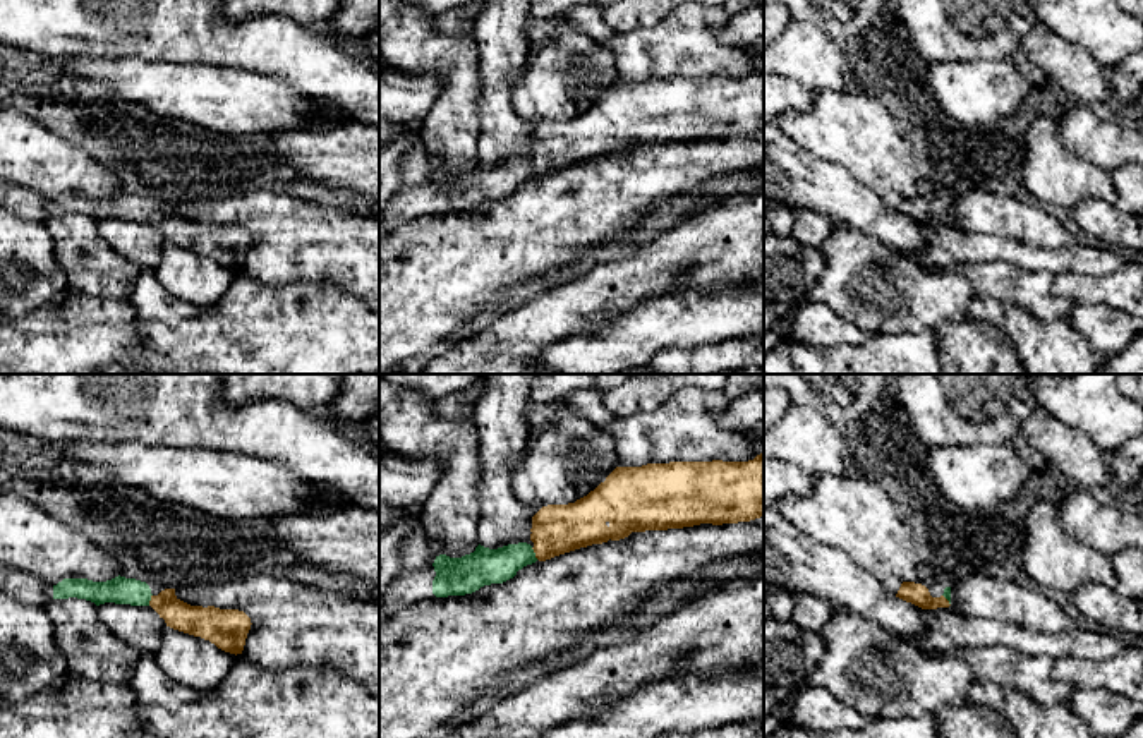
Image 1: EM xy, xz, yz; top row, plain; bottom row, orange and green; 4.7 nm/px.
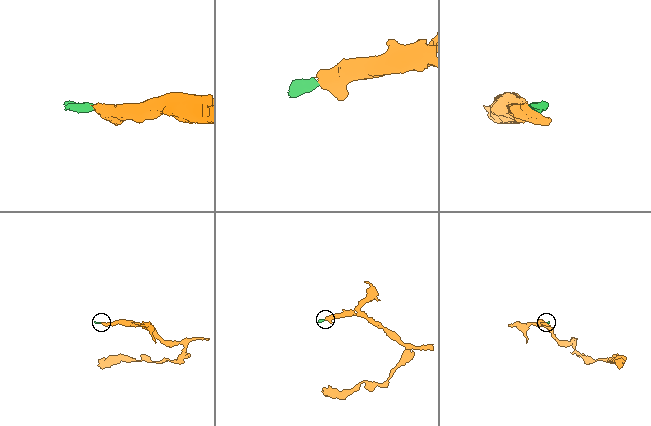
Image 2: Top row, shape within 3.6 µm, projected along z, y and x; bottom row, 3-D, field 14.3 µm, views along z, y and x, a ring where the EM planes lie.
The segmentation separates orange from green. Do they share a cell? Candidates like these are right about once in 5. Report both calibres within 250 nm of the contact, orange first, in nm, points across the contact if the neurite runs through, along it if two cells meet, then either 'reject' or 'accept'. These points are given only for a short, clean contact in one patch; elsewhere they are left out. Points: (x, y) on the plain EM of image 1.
240/170 nm | across xz (556, 145), (534, 167), (484, 182) | accept

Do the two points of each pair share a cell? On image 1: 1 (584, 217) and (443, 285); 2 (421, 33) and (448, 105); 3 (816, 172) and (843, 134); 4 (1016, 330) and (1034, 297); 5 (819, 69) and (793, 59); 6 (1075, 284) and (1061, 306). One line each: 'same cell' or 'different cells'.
1: same cell
2: same cell
3: different cells
4: different cells
5: same cell
6: different cells

